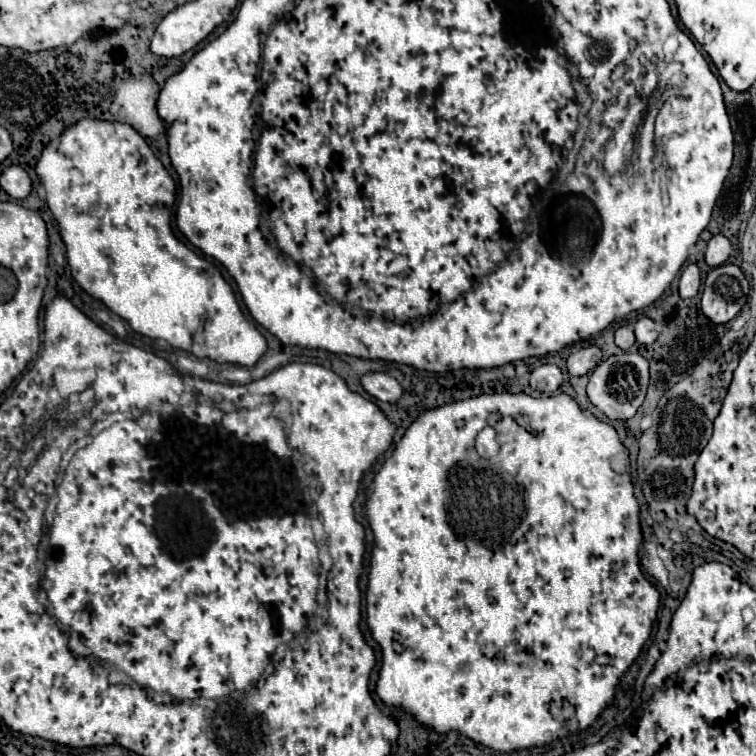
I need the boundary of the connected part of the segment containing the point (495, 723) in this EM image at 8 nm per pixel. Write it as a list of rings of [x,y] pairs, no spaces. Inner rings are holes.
[[[482,394],[482,396],[474,396],[474,398],[468,398],[468,400],[460,400],[460,402],[454,402],[454,404],[446,404],[446,406],[440,406],[440,408],[432,408],[432,410],[426,410],[424,414],[418,416],[418,420],[406,430],[406,434],[402,436],[402,440],[398,442],[396,450],[392,452],[392,456],[382,464],[380,472],[376,474],[372,486],[370,486],[370,500],[368,500],[368,520],[370,520],[370,528],[374,532],[374,538],[376,538],[376,546],[372,550],[372,560],[370,560],[370,572],[368,572],[368,592],[366,592],[366,614],[368,614],[368,628],[372,632],[372,638],[380,644],[382,648],[382,668],[380,668],[380,676],[378,676],[378,682],[376,682],[376,692],[378,696],[382,698],[384,704],[388,706],[400,706],[404,708],[406,712],[410,712],[414,718],[418,718],[422,724],[426,726],[432,726],[436,732],[448,732],[448,730],[456,730],[456,732],[462,732],[466,734],[468,738],[472,738],[474,742],[480,742],[492,750],[500,750],[500,752],[512,752],[512,750],[522,750],[522,748],[532,748],[532,746],[540,746],[540,744],[548,744],[552,742],[552,736],[562,736],[562,730],[564,730],[564,720],[566,716],[558,716],[556,712],[564,712],[566,708],[570,710],[570,716],[576,720],[578,724],[578,730],[586,730],[596,718],[598,714],[612,702],[614,698],[614,692],[618,688],[618,680],[620,676],[628,670],[628,666],[638,658],[640,650],[642,650],[642,644],[648,640],[650,632],[652,632],[652,624],[656,620],[656,614],[658,614],[658,604],[660,604],[660,594],[658,590],[644,578],[642,574],[642,566],[640,566],[640,558],[638,558],[638,546],[642,542],[642,532],[640,532],[640,524],[638,524],[638,512],[640,512],[640,506],[638,506],[638,500],[634,496],[634,486],[630,482],[630,464],[628,464],[628,452],[624,448],[624,444],[620,442],[616,430],[594,418],[592,414],[584,412],[578,408],[578,404],[566,396],[566,394],[556,394],[556,396],[548,396],[548,398],[532,398],[528,394]],[[516,416],[528,416],[528,424],[518,424],[516,422]],[[486,426],[492,426],[498,434],[498,442],[500,442],[500,450],[494,458],[490,460],[484,460],[482,456],[478,456],[476,448],[474,448],[474,440],[478,436],[478,432]],[[448,472],[450,472],[450,522],[448,522],[448,512],[446,512],[446,486],[448,486]]]

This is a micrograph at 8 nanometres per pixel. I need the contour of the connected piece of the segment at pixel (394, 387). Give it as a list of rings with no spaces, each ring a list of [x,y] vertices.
[[[370,372],[362,376],[362,386],[370,396],[382,402],[392,404],[392,402],[398,402],[402,396],[402,386],[398,384],[398,380],[384,372]]]

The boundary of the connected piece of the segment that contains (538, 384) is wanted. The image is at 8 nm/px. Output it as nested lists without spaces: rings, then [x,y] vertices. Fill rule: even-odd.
[[[542,364],[532,370],[530,388],[542,394],[552,394],[562,386],[562,372],[554,364]]]

